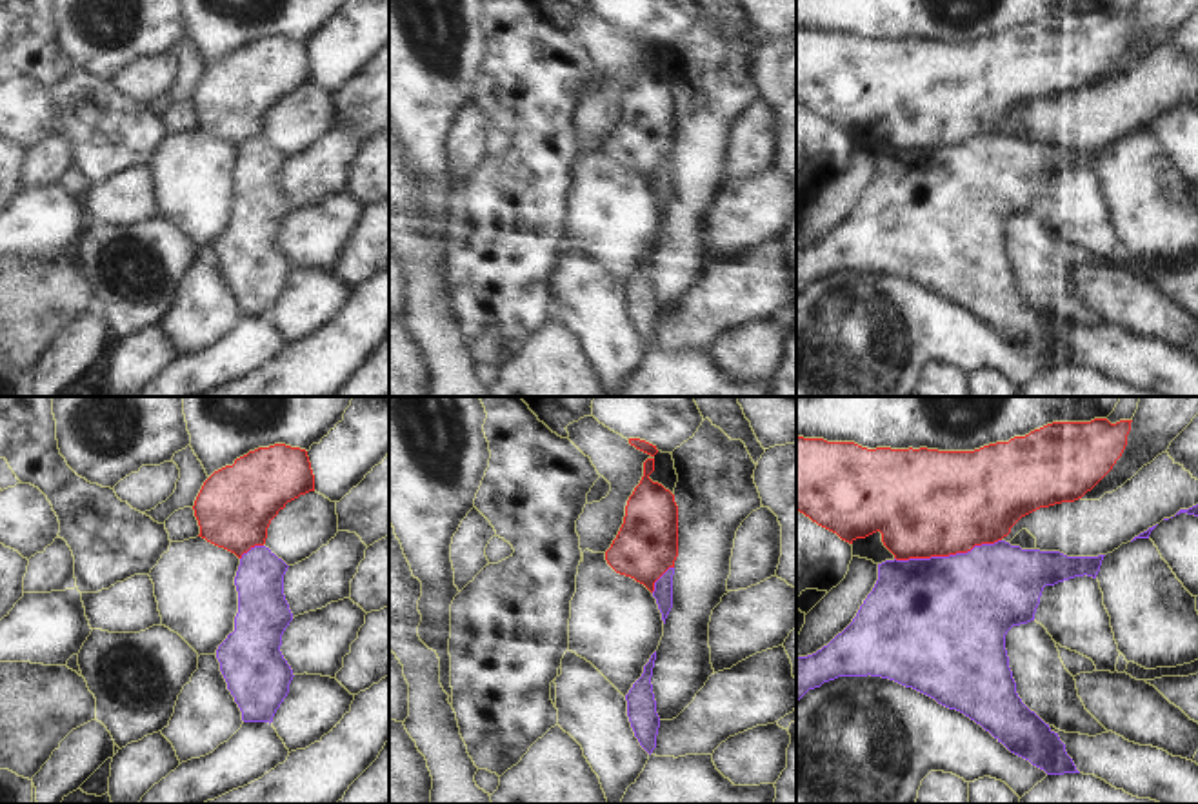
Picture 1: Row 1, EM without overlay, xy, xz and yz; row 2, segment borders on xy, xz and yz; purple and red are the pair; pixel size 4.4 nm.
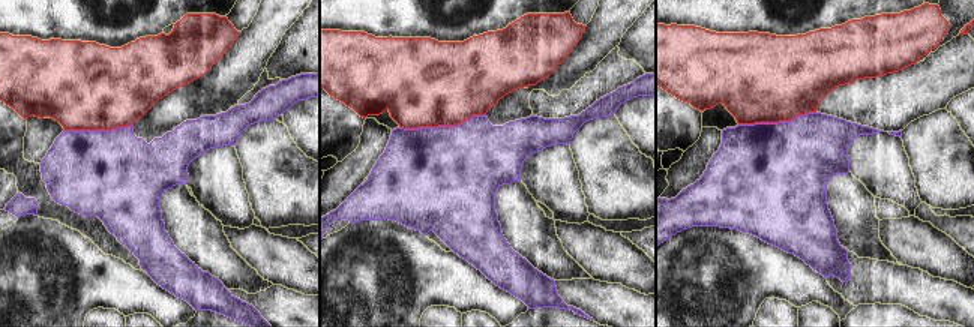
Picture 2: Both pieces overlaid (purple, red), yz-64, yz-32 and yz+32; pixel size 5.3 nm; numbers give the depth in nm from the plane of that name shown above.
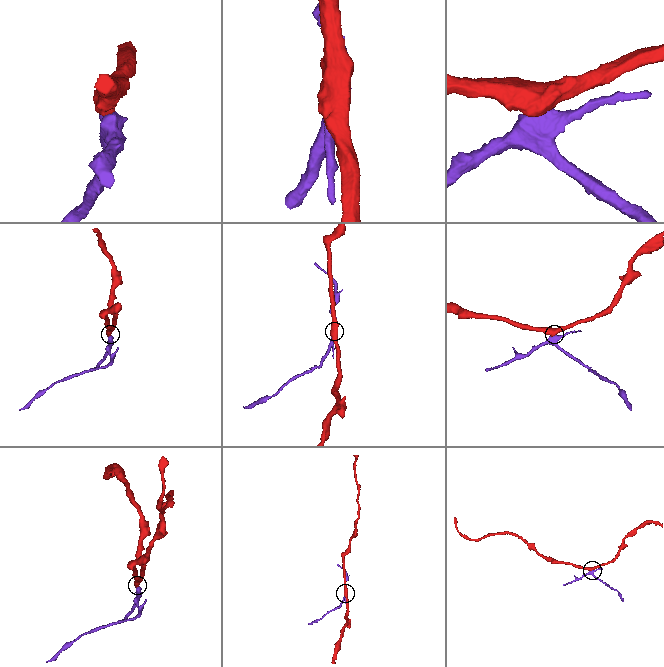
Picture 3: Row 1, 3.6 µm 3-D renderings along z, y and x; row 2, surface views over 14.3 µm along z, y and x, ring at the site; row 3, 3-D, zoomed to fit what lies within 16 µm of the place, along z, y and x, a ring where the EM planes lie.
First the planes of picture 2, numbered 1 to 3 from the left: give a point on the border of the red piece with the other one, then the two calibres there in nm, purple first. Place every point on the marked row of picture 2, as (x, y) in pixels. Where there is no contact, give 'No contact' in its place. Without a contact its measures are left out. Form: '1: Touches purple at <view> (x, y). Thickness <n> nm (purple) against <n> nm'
1: Touches purple at yz-64 (98, 131). Thickness 480 nm (purple) against 480 nm
2: Touches purple at yz-32 (441, 126). Thickness 500 nm (purple) against 480 nm
3: Touches purple at yz+32 (776, 123). Thickness 500 nm (purple) against 480 nm.

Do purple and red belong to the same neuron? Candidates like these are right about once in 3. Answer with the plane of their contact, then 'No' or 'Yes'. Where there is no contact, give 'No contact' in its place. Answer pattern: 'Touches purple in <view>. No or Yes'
Touches purple in yz. No.

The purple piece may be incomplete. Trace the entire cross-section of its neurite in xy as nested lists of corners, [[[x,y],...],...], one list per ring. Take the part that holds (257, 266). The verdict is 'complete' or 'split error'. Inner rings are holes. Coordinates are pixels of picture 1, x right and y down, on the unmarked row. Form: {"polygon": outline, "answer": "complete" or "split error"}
{"polygon": [[[255,138],[242,147],[235,169],[235,224],[218,238],[216,251],[244,315],[271,317],[295,269],[280,244],[293,213],[284,187],[287,160],[269,140]]], "answer": "complete"}

